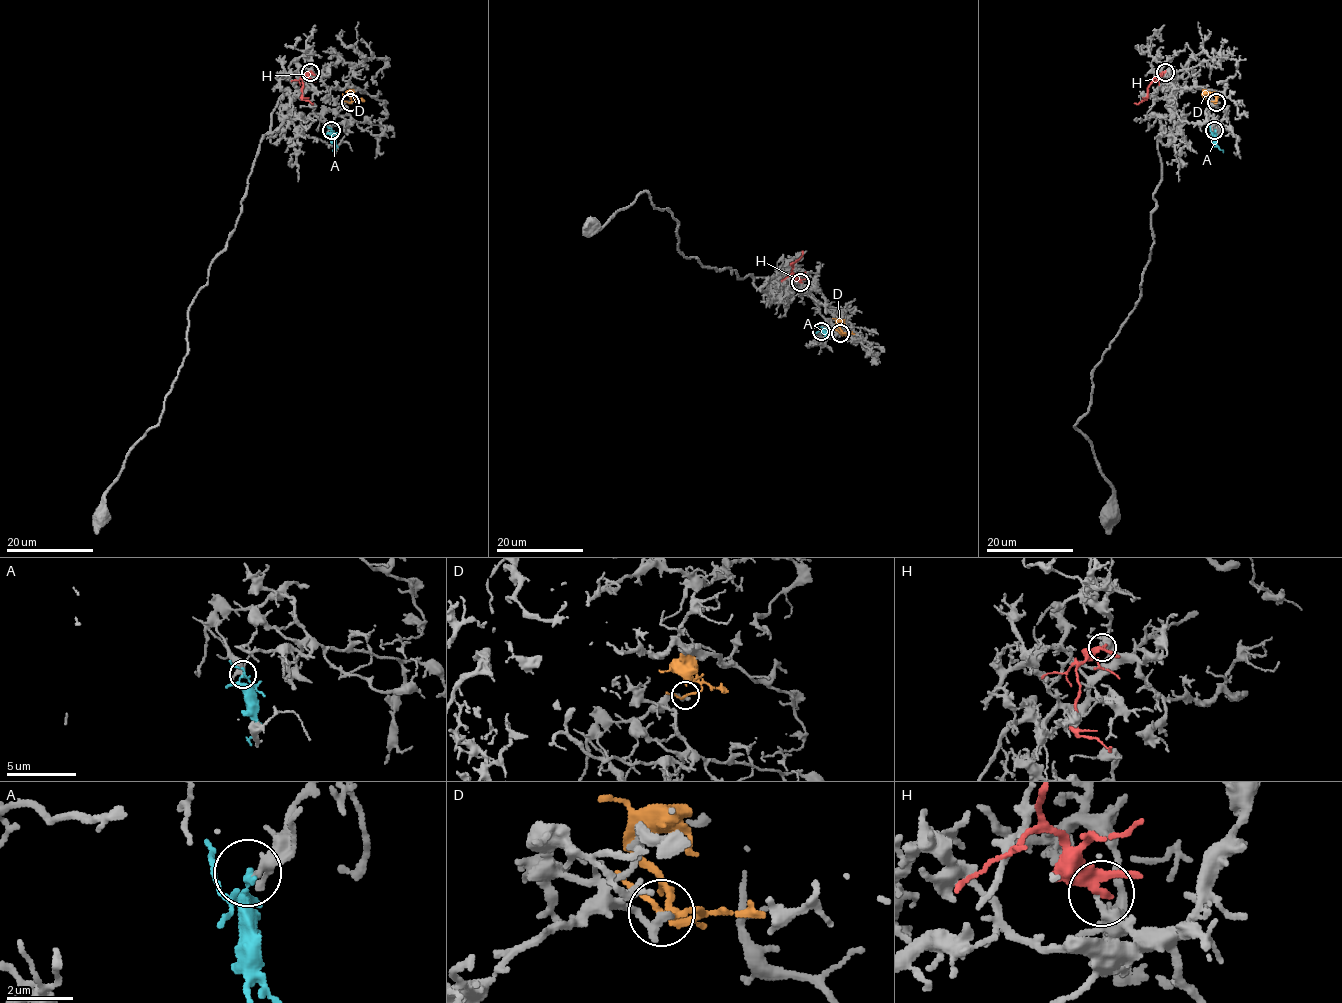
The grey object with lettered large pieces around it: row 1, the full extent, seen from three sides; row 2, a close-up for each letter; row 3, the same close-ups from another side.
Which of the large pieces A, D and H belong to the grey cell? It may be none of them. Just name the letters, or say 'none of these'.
none of these

